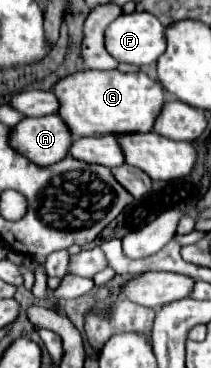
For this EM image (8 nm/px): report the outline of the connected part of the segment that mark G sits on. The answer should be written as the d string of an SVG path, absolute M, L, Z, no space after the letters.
M74 72L70 76L60 78L52 86L52 92L56 94L56 98L60 98L58 116L64 118L64 124L68 126L68 130L72 130L72 138L150 132L164 104L164 88L158 80L152 80L144 72Z

